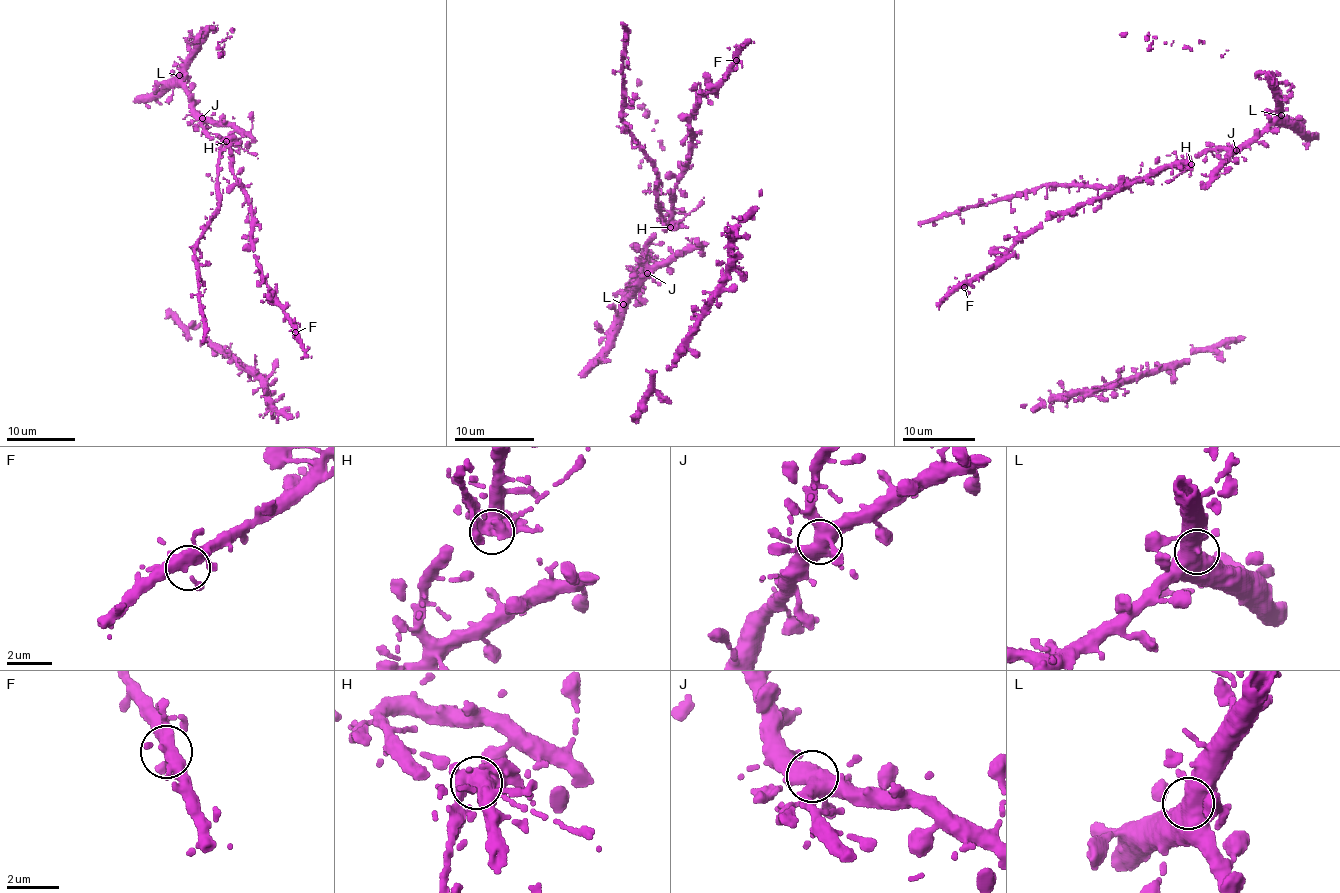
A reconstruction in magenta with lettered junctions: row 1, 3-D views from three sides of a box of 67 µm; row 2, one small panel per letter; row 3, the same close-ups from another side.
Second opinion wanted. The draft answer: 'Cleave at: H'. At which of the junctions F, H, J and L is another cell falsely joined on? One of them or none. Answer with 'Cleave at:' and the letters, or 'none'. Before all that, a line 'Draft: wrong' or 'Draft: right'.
Draft: right
Cleave at: H

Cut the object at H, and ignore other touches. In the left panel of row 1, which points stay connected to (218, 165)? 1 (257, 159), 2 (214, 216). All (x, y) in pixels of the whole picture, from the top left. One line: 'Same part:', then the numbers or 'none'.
Same part: 1, 2

